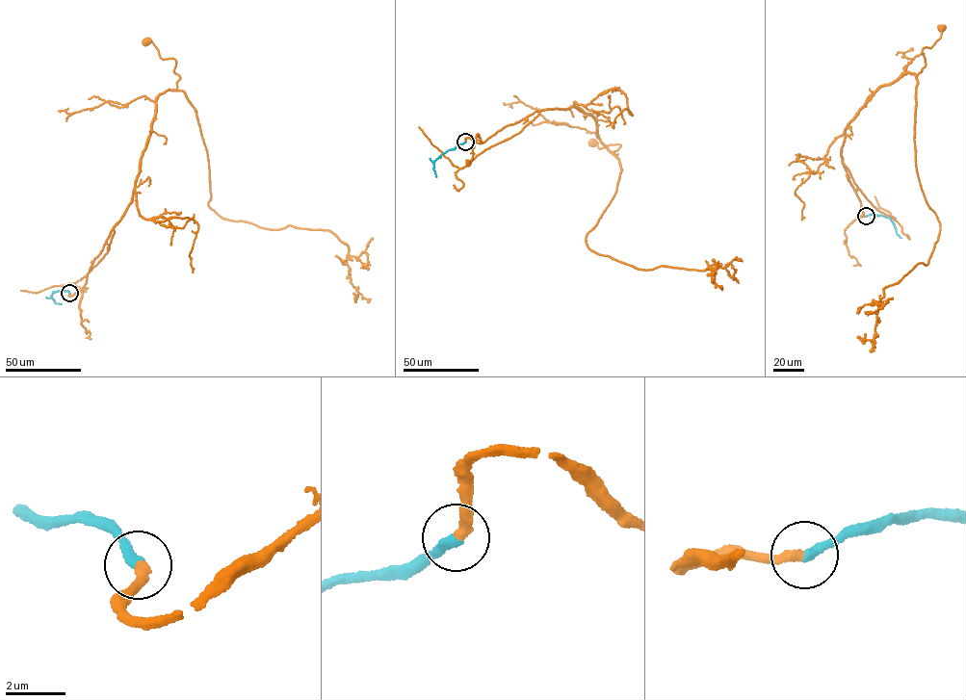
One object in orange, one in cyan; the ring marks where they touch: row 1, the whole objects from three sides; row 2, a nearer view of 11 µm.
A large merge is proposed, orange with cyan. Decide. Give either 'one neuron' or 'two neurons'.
one neuron

